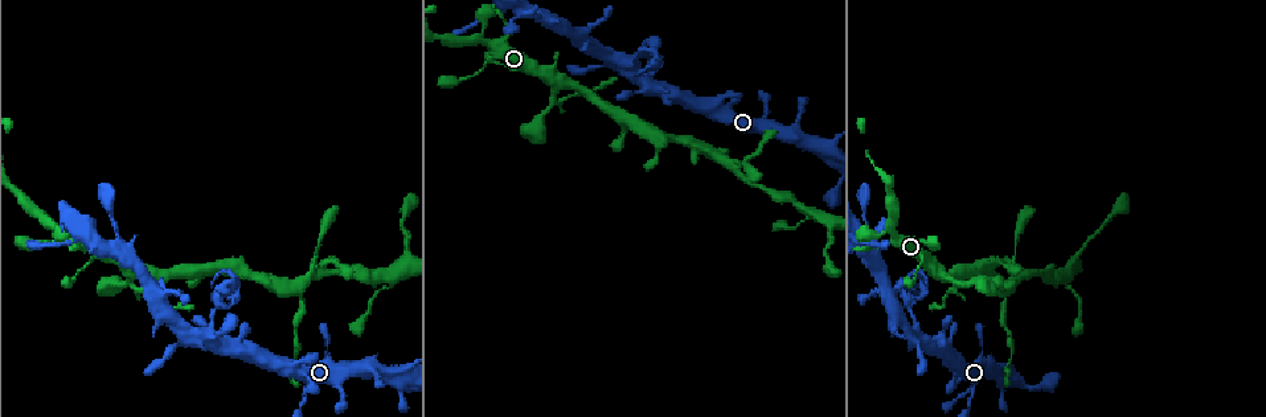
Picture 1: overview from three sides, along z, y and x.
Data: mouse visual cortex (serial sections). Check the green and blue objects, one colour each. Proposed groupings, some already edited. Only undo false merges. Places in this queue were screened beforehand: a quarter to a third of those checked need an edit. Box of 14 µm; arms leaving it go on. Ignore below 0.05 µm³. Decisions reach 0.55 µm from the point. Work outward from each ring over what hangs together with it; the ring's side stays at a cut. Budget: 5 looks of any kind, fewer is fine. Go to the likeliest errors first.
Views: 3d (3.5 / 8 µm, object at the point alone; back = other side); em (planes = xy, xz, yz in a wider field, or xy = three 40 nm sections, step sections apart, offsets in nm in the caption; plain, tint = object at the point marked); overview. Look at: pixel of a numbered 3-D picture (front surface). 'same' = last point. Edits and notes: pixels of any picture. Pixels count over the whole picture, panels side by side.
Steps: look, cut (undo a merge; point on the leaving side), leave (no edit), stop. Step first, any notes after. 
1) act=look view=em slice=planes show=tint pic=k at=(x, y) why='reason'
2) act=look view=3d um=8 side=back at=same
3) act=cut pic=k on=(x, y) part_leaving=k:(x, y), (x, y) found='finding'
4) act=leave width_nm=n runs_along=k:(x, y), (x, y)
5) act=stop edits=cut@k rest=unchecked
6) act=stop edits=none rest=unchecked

act=look view=em slice=xy step=5 show=tint pic=1 at=(218, 307) why='arms part here'

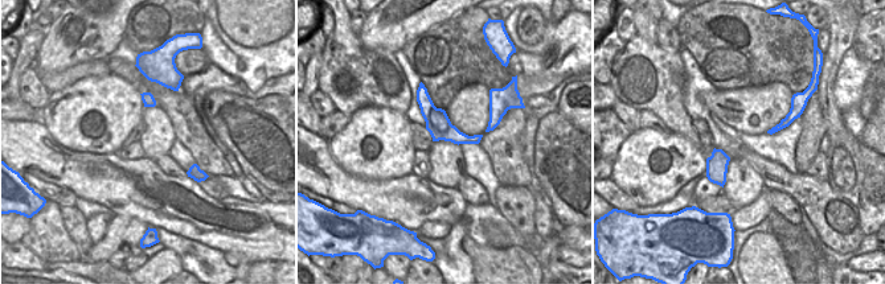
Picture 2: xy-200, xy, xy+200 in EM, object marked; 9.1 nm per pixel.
act=look view=3d um=3.5 side=back at=same why='wider look'

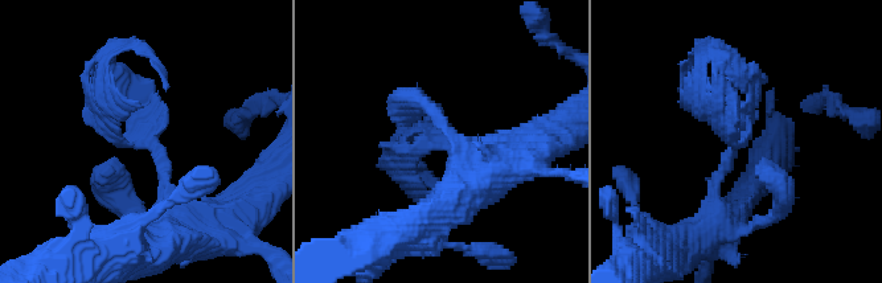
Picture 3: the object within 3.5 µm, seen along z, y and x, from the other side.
act=cut pic=3 on=(746, 117) found='a second cell is stuck on'

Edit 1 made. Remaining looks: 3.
act=look view=overview why='redraw'

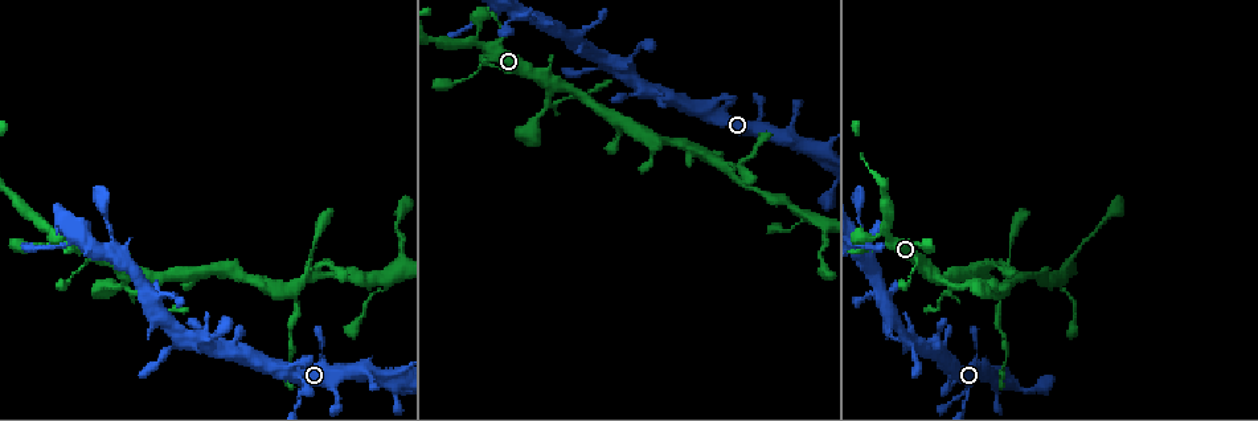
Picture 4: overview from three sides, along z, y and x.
act=look view=3d um=3.5 pic=4 at=(951, 285) why='abrupt turn'

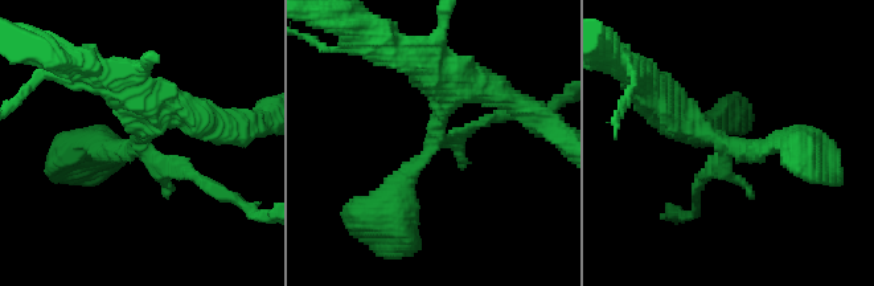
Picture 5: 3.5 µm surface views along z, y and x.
act=look view=em slice=xy step=3 show=tint pic=5 at=(721, 156) why='now the EM'

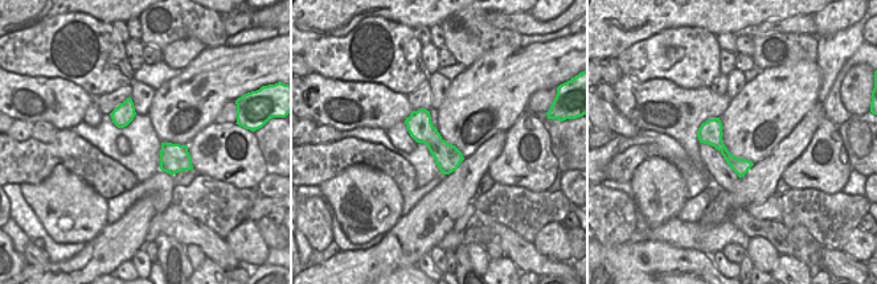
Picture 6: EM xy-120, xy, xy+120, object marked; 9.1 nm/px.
act=cut pic=5 on=(196, 176) border=6:(445, 140), (427, 145) found='two cells meet here'

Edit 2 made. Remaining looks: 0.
act=stop edits=cut@3,cut@5 rest=unchecked

